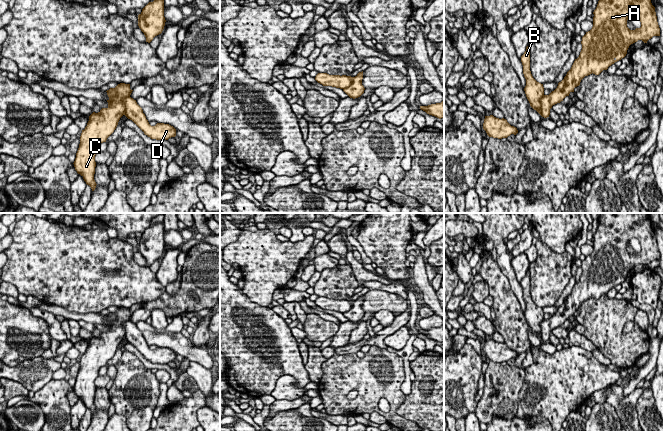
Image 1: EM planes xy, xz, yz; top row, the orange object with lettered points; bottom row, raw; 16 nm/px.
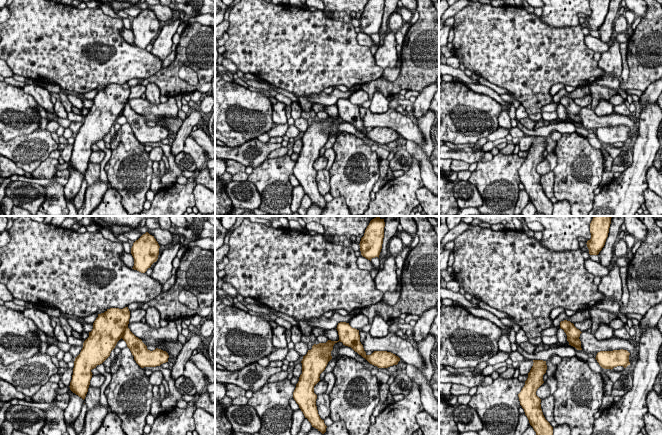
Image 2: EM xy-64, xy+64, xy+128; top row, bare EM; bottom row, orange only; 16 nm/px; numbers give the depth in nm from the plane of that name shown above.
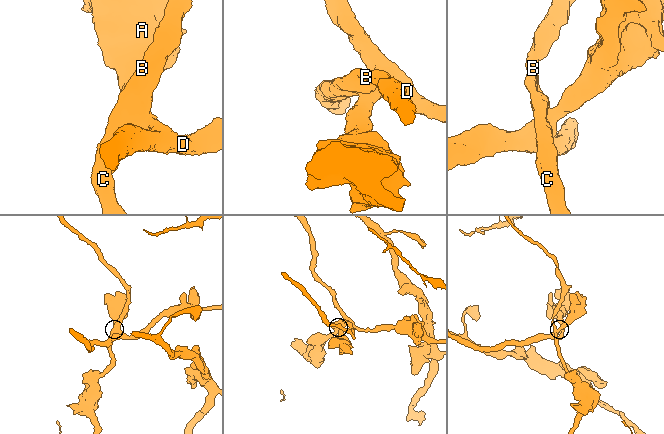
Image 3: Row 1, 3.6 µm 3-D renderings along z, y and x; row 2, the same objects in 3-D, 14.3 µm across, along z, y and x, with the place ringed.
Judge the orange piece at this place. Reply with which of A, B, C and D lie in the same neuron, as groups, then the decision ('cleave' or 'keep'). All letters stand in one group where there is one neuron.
groups A D / B C; cleave

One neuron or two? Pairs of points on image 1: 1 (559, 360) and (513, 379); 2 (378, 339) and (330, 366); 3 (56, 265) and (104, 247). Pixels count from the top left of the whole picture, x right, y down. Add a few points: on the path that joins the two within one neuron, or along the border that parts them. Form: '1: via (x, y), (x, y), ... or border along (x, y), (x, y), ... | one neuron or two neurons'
1: border along (525, 370), (523, 385), (518, 398) | two neurons
2: border along (335, 352), (355, 353) | two neurons
3: via (68, 265), (86, 265), (92, 259) | one neuron

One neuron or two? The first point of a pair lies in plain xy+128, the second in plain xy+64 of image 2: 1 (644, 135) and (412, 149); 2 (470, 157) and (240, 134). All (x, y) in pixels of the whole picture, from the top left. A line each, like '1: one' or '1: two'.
1: two
2: two

